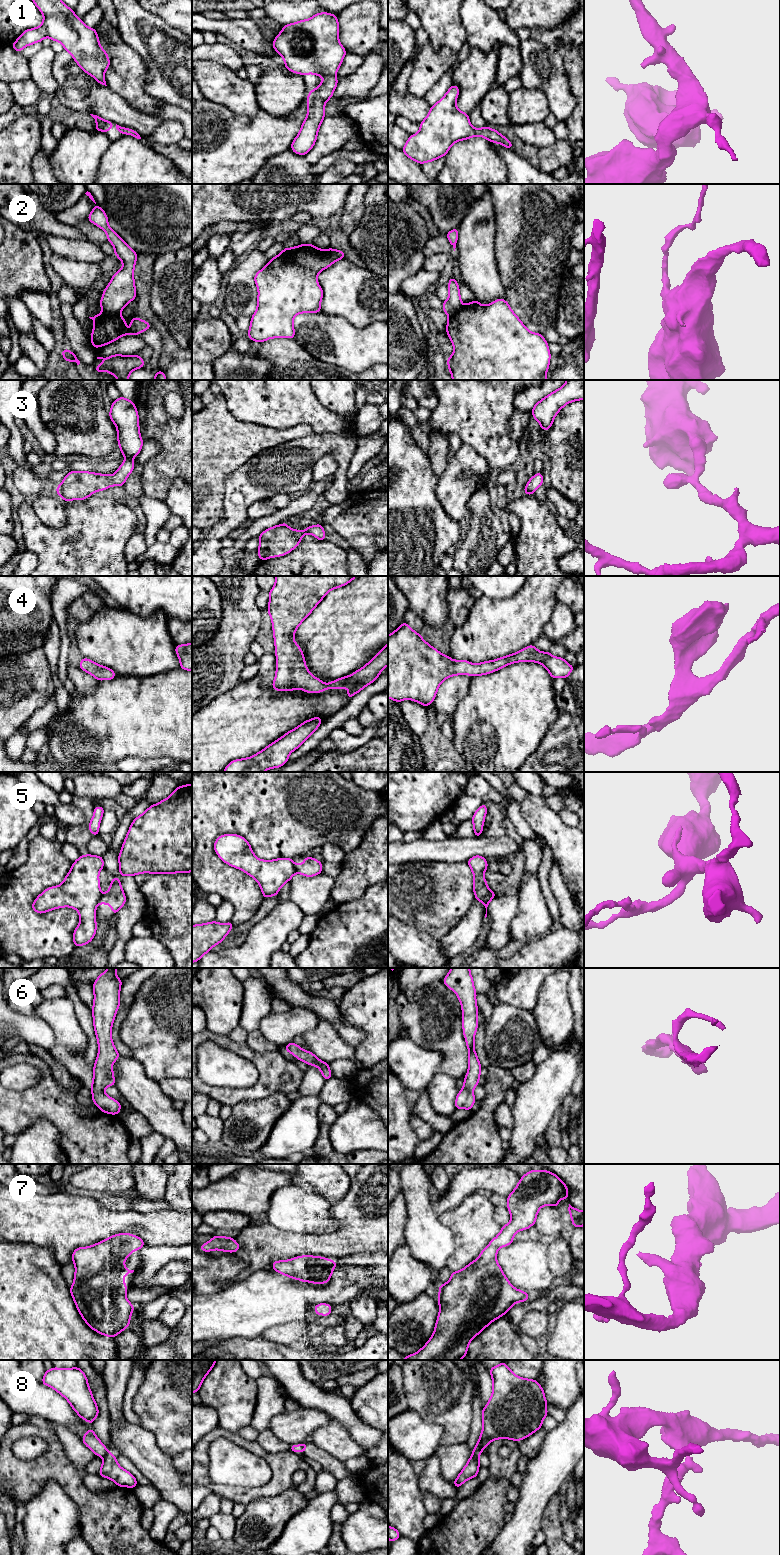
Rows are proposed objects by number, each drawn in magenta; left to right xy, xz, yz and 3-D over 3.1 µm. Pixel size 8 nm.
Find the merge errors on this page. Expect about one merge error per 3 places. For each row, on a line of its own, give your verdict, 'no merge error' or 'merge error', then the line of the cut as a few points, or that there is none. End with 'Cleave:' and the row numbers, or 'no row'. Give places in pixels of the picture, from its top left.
1: no merge error; no cut
2: merge error; cut in xy along (103, 310), (110, 314), (118, 314)
3: no merge error; no cut
4: no merge error; no cut
5: merge error; cut in xy along (102, 894), (97, 902)
6: no merge error; no cut
7: no merge error; no cut
8: merge error; cut in yz along (473, 1451), (479, 1453)
Cleave: 2, 5, 8

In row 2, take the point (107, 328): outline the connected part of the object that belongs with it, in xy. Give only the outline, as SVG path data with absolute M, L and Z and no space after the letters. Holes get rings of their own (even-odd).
M104 311L89 318L94 322L94 329L91 332L93 340L90 343L95 349L116 341L121 336L138 335L152 328L148 322L133 316L131 330L127 331L126 320L120 314L110 315Z

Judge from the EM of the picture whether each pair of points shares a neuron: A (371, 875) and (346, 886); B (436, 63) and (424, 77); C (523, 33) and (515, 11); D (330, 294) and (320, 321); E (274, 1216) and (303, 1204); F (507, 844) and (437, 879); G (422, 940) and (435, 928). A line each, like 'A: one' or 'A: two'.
A: one
B: one
C: two
D: two
E: one
F: two
G: two

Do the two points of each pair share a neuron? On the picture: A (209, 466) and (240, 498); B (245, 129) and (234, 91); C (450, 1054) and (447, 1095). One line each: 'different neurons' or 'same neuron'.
A: different neurons
B: different neurons
C: different neurons

